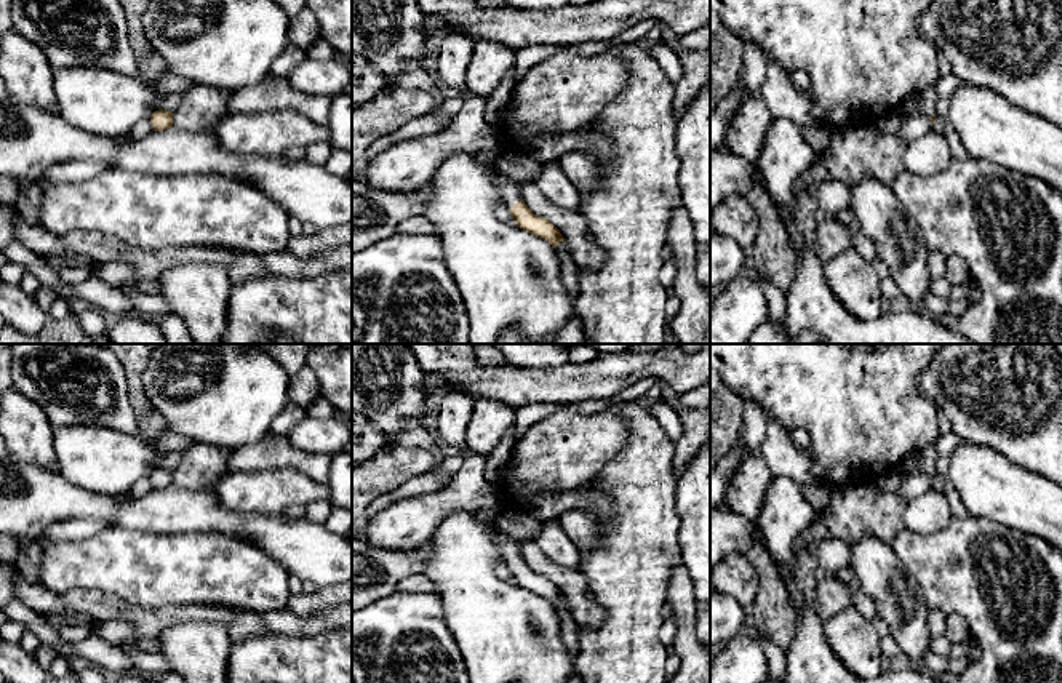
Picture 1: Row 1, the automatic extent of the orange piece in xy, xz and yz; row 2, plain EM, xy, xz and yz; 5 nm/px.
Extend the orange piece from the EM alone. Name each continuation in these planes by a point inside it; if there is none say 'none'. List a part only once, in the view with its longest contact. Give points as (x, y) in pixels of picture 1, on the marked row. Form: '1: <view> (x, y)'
1: xz (509, 191)

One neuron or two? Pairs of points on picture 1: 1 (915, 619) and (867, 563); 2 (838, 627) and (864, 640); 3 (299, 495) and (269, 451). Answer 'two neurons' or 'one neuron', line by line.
1: one neuron
2: one neuron
3: two neurons

